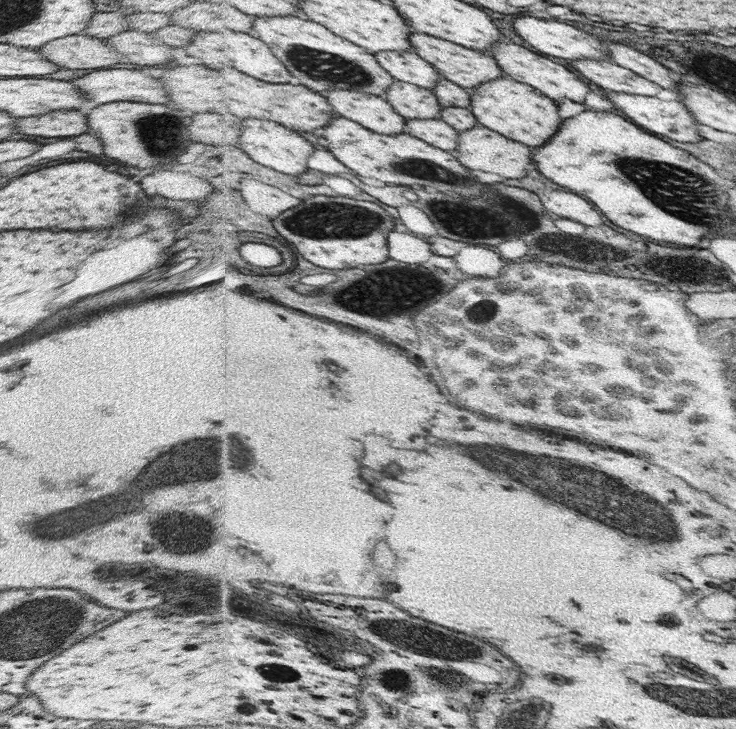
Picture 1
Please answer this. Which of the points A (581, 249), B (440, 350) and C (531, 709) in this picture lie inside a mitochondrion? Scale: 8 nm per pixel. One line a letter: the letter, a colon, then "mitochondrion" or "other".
A: other
B: other
C: other

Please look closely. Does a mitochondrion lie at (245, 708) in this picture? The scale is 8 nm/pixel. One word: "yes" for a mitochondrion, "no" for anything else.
no

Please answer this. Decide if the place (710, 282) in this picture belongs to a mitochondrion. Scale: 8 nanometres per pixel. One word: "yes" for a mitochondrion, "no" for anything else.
yes

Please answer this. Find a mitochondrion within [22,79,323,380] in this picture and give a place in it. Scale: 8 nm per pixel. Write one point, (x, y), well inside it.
(157, 130)

